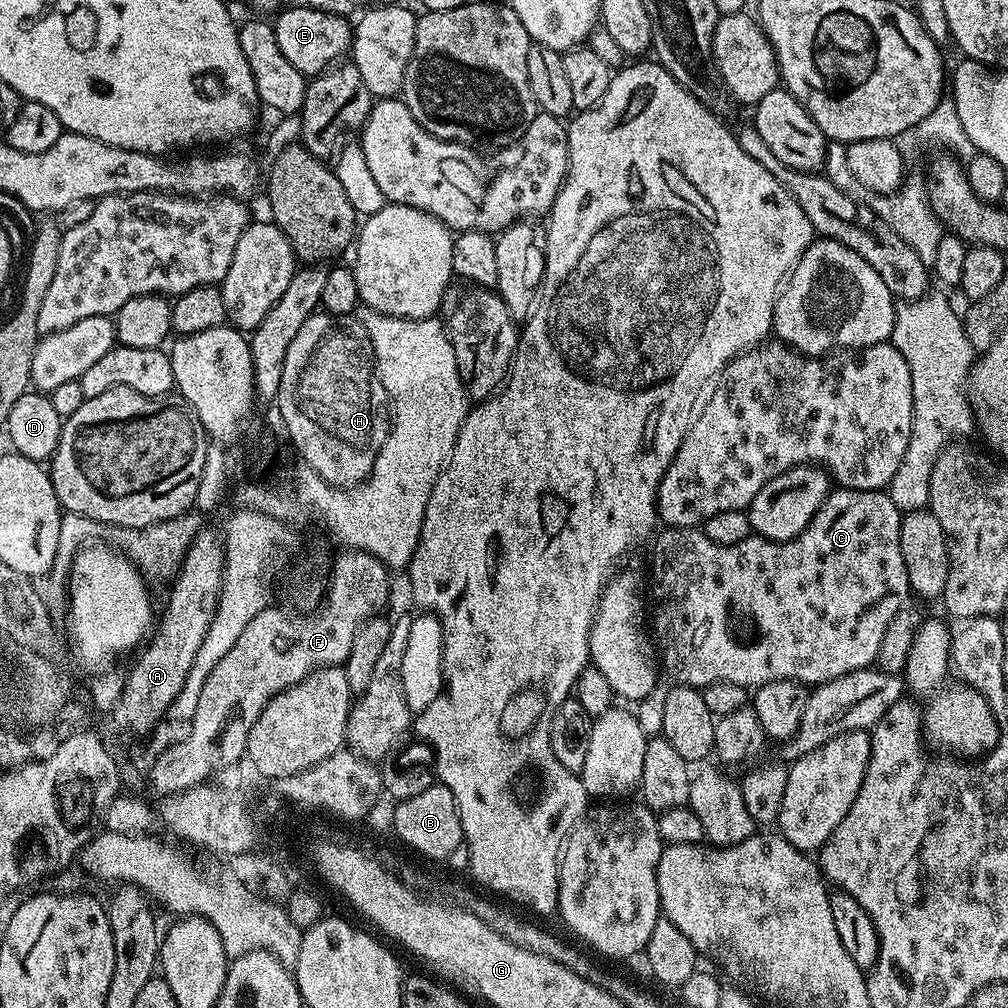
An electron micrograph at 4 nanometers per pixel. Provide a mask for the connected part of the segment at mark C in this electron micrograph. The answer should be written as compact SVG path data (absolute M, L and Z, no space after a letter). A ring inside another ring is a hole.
M837 487L829 491L818 514L814 514L806 530L802 530L802 534L798 534L793 540L777 542L753 534L738 542L738 546L718 546L710 542L710 538L706 538L703 530L665 527L664 533L655 537L656 545L652 548L652 600L650 596L650 624L662 657L663 671L665 668L666 671L673 672L680 679L677 681L689 688L703 690L707 684L714 682L738 682L738 686L752 690L771 680L799 680L805 686L825 684L842 674L875 665L882 638L886 634L886 626L890 626L890 618L894 618L894 614L905 607L907 600L904 599L909 599L910 596L906 562L902 562L900 545L901 515L898 506L894 506L894 502L888 497L887 491L860 492L857 488Z

